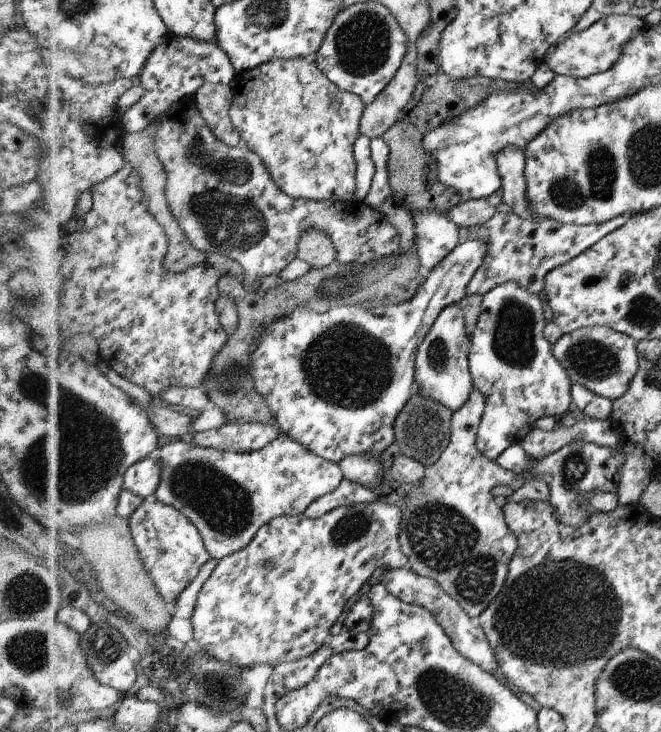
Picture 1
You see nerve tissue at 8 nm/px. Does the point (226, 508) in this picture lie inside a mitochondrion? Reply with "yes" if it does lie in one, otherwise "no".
yes

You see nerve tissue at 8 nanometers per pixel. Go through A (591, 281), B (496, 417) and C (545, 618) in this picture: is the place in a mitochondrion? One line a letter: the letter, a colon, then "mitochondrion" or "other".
A: other
B: other
C: mitochondrion

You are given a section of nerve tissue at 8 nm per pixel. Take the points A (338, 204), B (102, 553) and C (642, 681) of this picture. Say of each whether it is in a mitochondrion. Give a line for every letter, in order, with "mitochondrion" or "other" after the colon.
A: other
B: other
C: mitochondrion

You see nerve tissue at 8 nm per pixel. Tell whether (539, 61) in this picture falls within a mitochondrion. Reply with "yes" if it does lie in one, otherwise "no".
no

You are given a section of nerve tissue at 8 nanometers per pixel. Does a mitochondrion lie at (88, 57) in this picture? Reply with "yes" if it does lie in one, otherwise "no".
no

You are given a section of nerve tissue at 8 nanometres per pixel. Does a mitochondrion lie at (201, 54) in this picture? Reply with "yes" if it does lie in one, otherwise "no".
no

